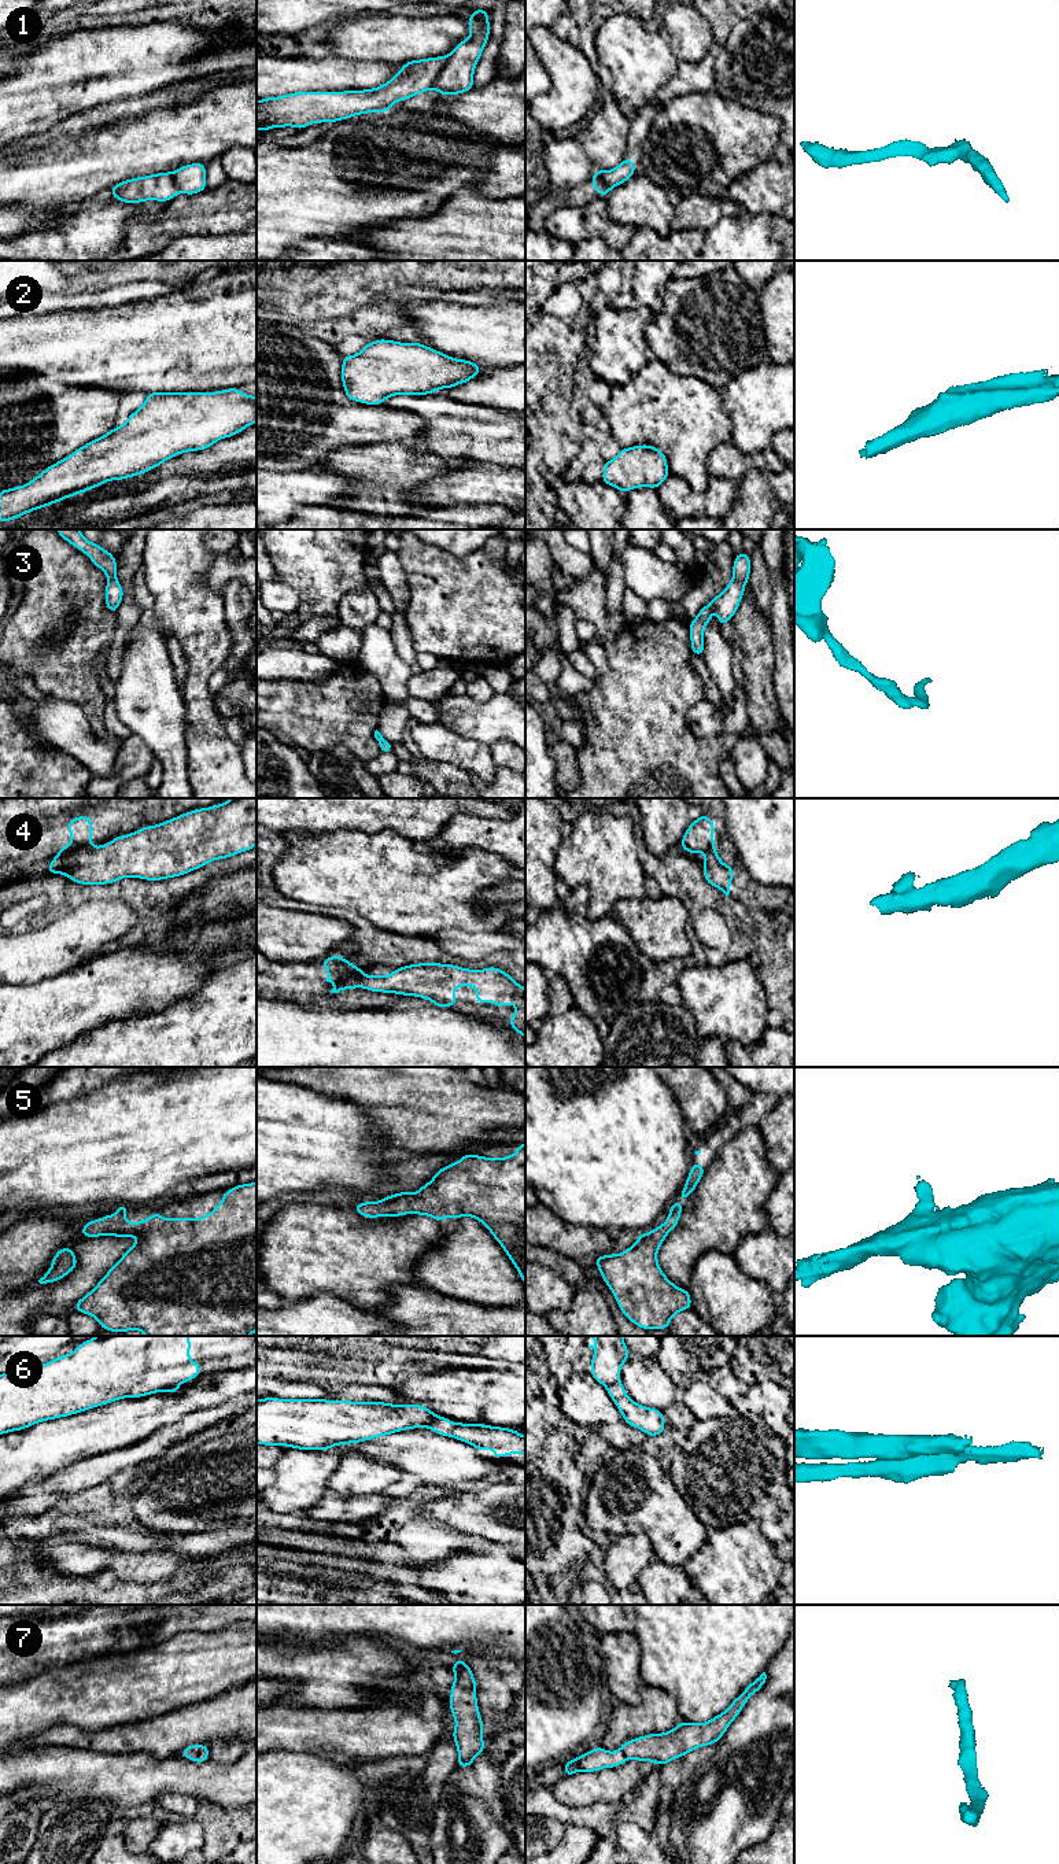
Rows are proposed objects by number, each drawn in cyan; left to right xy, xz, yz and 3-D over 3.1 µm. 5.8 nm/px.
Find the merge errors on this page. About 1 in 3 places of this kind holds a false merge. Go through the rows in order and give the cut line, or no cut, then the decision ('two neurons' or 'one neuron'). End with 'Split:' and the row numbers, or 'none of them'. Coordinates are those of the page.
1: xz (446, 58), (446, 63), (432, 87) | two neurons
2: no cut | one neuron
3: no cut | one neuron
4: xy (92, 846), (73, 849), (61, 855) | two neurons
5: no cut | one neuron
6: xz (442, 1417), (427, 1427) | two neurons
7: no cut | one neuron
Split: 1, 4, 6

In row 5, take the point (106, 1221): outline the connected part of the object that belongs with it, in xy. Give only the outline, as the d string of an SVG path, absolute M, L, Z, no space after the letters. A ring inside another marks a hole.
M257 1182L240 1184L225 1192L221 1203L210 1212L198 1219L171 1218L166 1219L159 1212L152 1214L136 1223L125 1218L128 1206L115 1207L114 1217L110 1214L100 1219L85 1223L81 1229L84 1237L133 1237L139 1240L122 1255L122 1258L107 1271L97 1285L74 1304L74 1310L96 1318L104 1330L125 1333L126 1330L141 1330L145 1336L250 1336L257 1330Z

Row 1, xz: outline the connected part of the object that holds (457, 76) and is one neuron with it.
M475 10L468 19L471 36L446 56L446 64L433 85L439 95L460 95L473 88L473 73L488 41L488 10Z

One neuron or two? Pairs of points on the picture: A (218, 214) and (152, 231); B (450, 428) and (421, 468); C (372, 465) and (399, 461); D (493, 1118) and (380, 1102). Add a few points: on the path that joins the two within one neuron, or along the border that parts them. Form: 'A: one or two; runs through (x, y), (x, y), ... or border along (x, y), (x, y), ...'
A: one; runs through (202, 214), (185, 214), (169, 225)
B: two; border along (408, 443), (419, 451), (462, 461)
C: one; runs through (379, 465), (393, 462)
D: one; runs through (465, 1113), (445, 1113), (421, 1102), (408, 1102)

